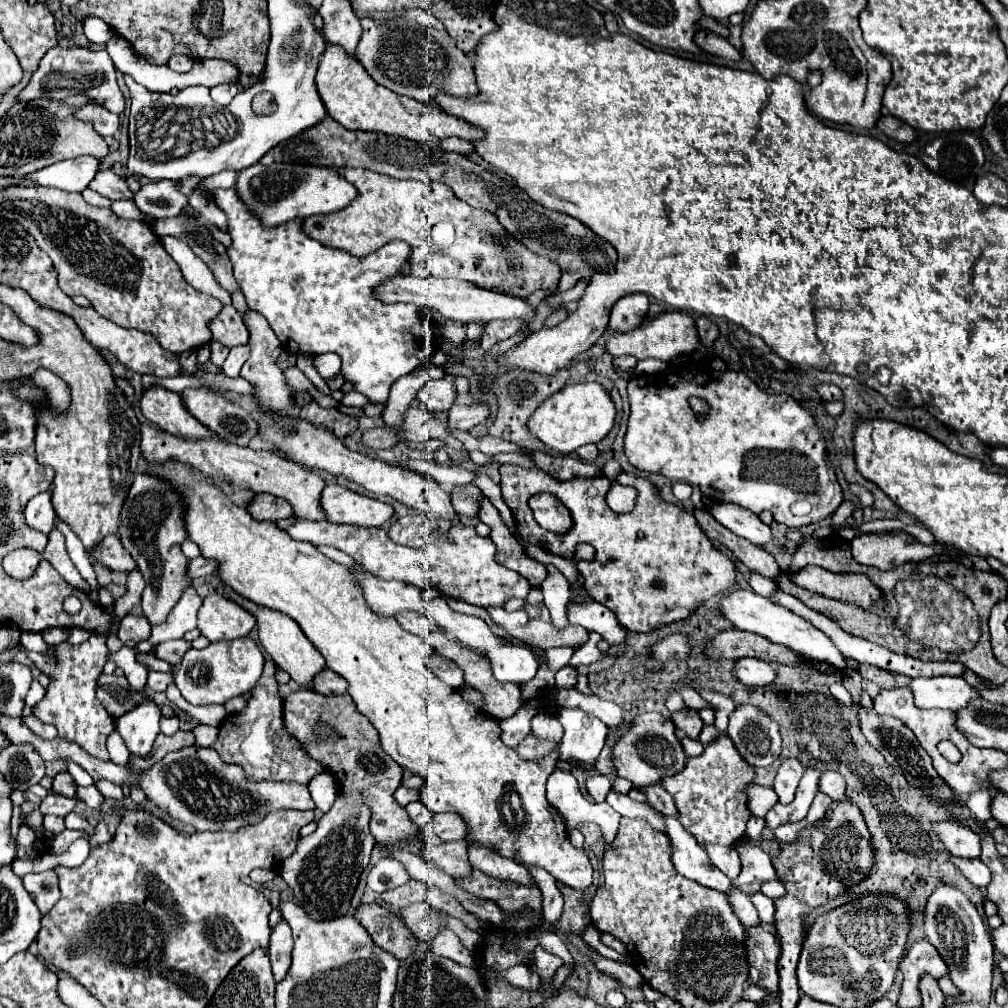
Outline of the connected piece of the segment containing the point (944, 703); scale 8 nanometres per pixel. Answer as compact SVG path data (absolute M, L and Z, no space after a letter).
M935 676L935 678L913 678L909 688L915 694L919 708L967 708L975 698L983 698L965 678Z

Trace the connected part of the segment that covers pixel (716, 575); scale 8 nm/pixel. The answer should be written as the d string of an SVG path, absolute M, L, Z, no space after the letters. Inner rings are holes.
M503 464L499 472L503 500L511 508L519 534L527 542L569 560L575 556L575 548L581 542L595 548L595 558L591 562L577 562L577 570L585 578L585 592L607 606L627 630L651 632L663 624L683 620L691 616L701 602L731 588L735 582L735 564L713 546L699 522L675 504L655 496L651 484L643 478L625 472L619 474L615 482L633 486L637 490L637 500L631 512L615 514L605 502L611 488L605 476L557 482L537 468L521 468L517 464ZM541 492L555 494L571 512L575 520L569 532L555 534L537 524L527 502L533 494ZM639 532L645 538L639 538Z

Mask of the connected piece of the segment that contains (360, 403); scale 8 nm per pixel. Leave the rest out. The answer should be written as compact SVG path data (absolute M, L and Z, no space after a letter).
M351 390L351 392L347 392L347 394L343 396L341 404L343 404L343 406L351 406L351 408L359 408L359 410L363 410L367 404L373 404L373 402L367 402L367 398L363 398L363 394Z

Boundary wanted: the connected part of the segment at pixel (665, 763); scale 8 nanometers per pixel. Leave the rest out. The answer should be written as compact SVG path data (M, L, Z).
M647 712L635 716L631 730L617 740L613 748L613 764L619 778L629 780L633 786L653 786L671 774L679 774L687 764L687 754L675 734L675 724L659 712Z

